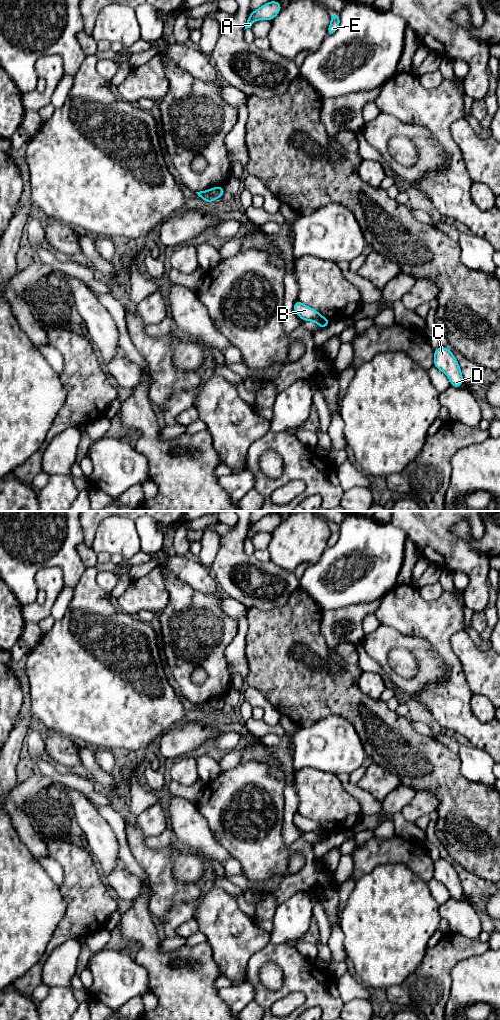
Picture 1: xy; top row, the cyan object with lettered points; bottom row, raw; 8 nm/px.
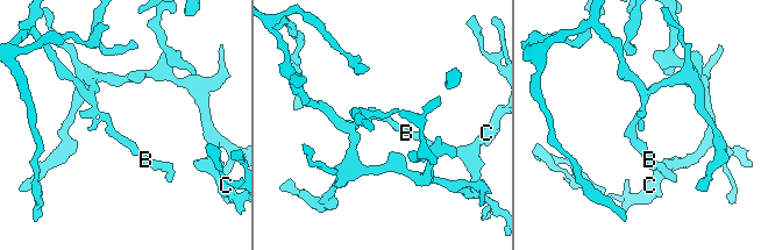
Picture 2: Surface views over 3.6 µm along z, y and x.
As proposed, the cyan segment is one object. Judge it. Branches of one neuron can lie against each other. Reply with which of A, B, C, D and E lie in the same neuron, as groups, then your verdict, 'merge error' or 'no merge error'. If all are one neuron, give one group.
A C D E / B | merge error

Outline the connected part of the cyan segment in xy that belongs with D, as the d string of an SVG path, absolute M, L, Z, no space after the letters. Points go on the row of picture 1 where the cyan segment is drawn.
M441 346L434 350L434 367L441 370L450 380L451 386L460 388L464 381L460 366L451 350Z

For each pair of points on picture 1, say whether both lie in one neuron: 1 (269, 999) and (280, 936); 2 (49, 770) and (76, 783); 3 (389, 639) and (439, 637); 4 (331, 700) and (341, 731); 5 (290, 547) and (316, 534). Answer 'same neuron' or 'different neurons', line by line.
1: different neurons
2: same neuron
3: different neurons
4: different neurons
5: same neuron

